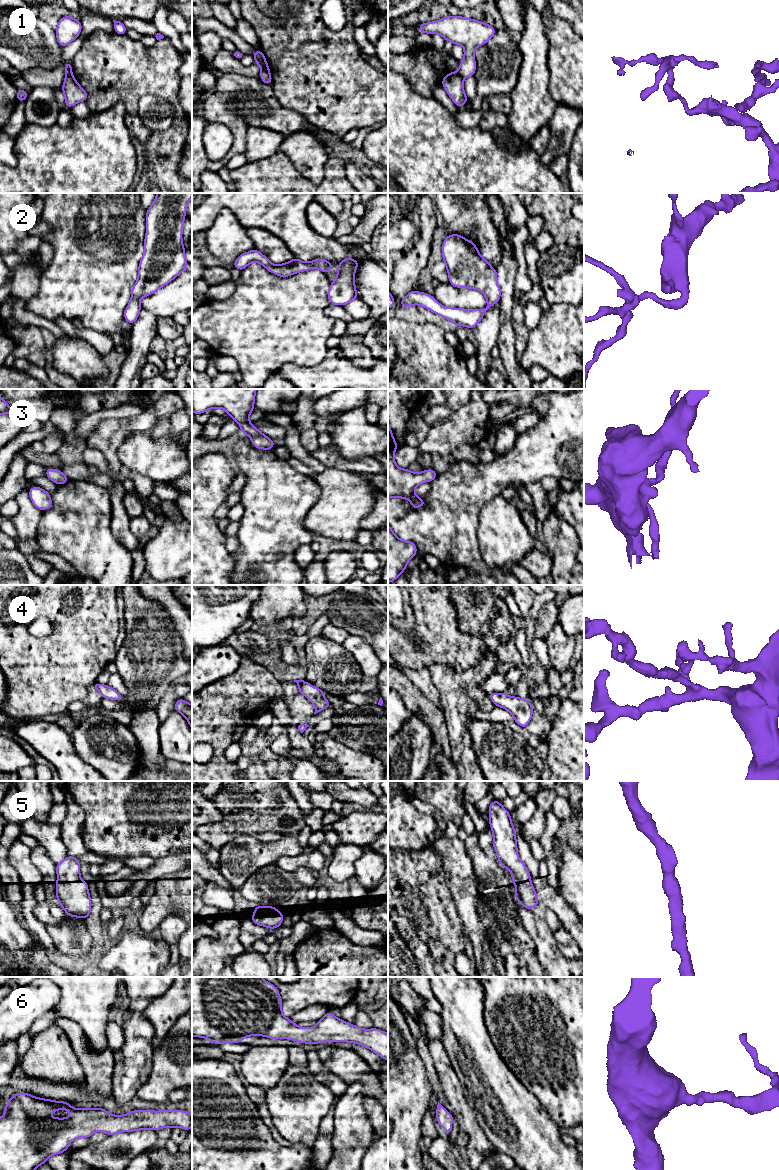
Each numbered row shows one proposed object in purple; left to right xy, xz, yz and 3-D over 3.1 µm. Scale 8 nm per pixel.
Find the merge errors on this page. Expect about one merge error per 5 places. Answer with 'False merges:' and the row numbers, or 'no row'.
False merges: 1

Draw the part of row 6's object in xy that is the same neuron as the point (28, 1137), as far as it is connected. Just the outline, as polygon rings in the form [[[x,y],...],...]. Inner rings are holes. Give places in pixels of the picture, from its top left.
[[[24,1092],[13,1095],[2,1109],[6,1114],[0,1117],[0,1170],[35,1170],[46,1163],[50,1156],[65,1152],[72,1139],[89,1138],[97,1131],[109,1136],[137,1130],[156,1131],[165,1127],[180,1127],[188,1131],[192,1127],[192,1115],[183,1110],[133,1110],[115,1116],[103,1108],[73,1108],[65,1101],[38,1098]],[[58,1109],[68,1110],[72,1116],[51,1118],[46,1115]]]

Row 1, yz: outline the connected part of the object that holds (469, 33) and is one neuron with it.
[[[447,16],[437,21],[419,24],[420,33],[440,34],[445,41],[451,41],[454,45],[464,47],[464,58],[460,62],[457,73],[466,78],[474,76],[476,61],[474,58],[475,49],[494,36],[494,26],[481,21],[462,16]]]

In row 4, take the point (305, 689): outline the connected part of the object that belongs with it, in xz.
[[[294,680],[297,683],[299,692],[302,696],[309,698],[310,702],[315,707],[314,714],[332,706],[331,703],[324,698],[324,691],[314,687],[313,685],[305,682],[304,680]]]

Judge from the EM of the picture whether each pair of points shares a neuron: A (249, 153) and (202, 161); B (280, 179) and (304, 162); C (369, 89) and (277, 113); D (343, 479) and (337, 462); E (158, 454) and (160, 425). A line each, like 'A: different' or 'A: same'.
A: different
B: different
C: different
D: different
E: different

